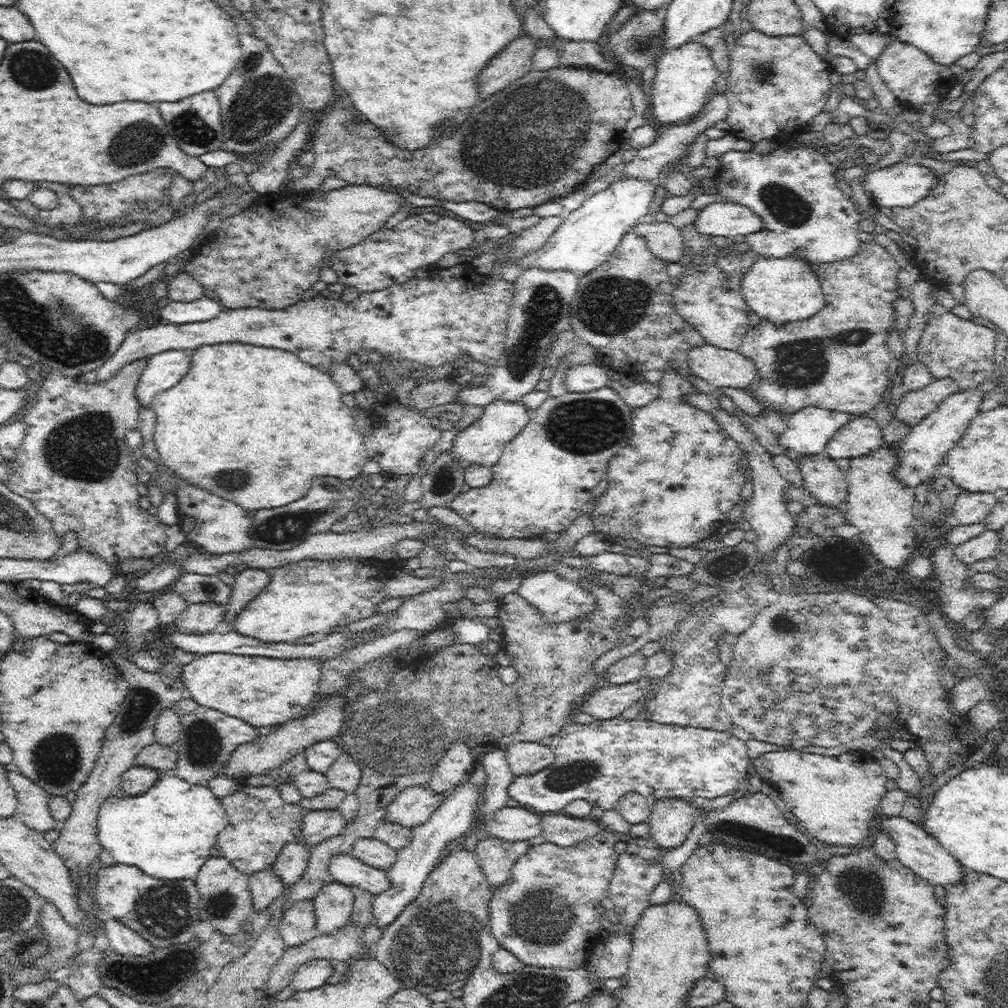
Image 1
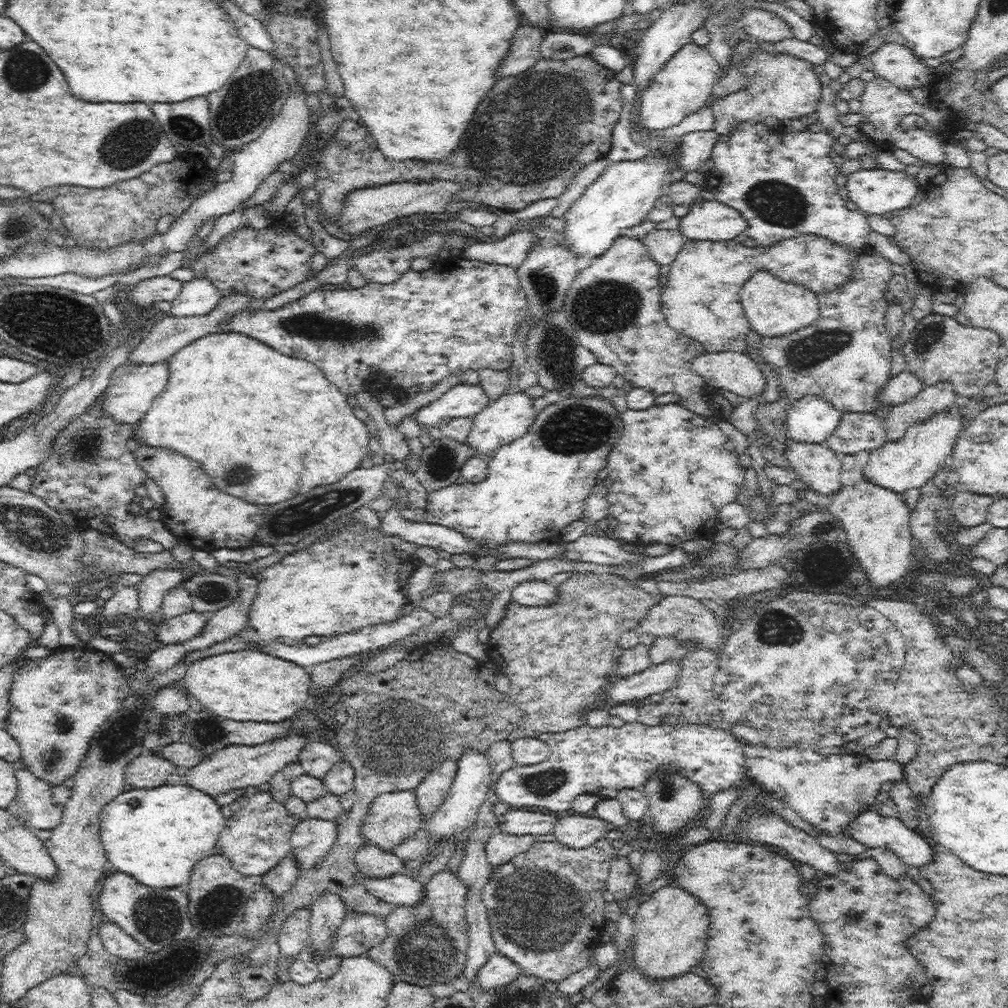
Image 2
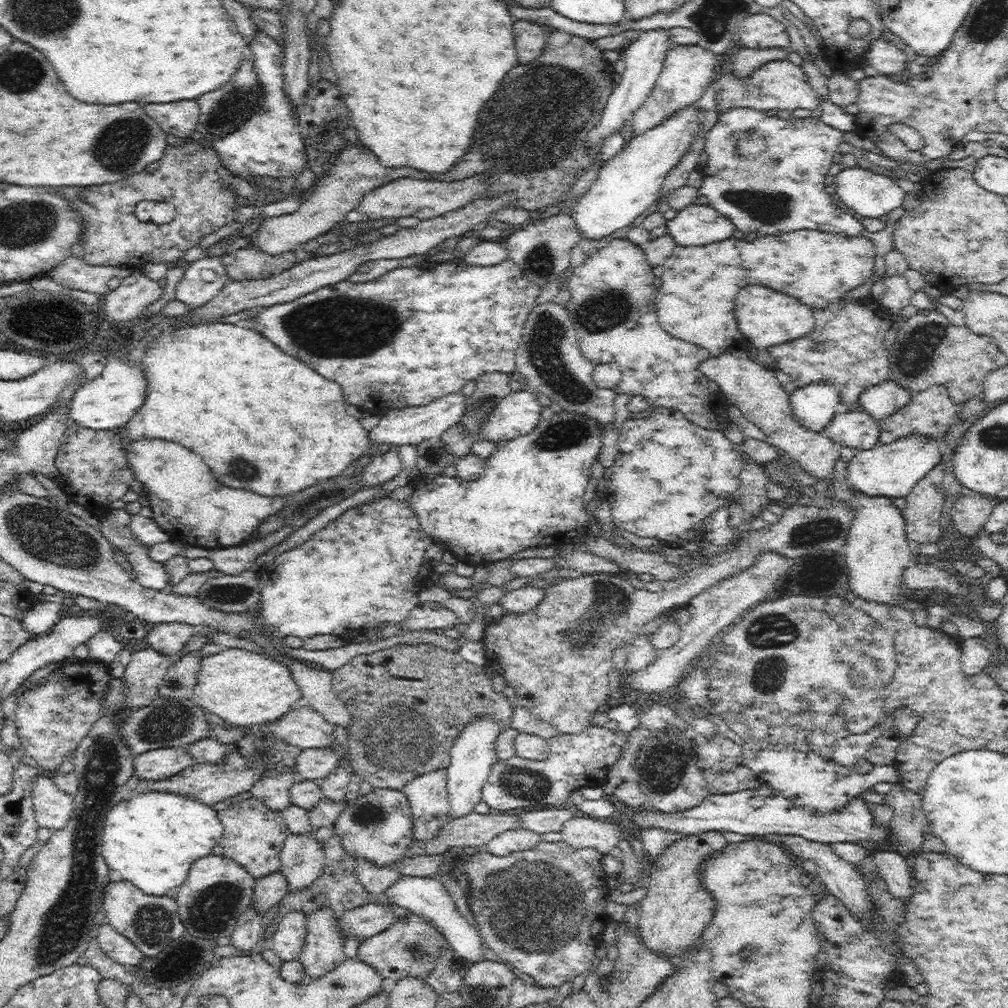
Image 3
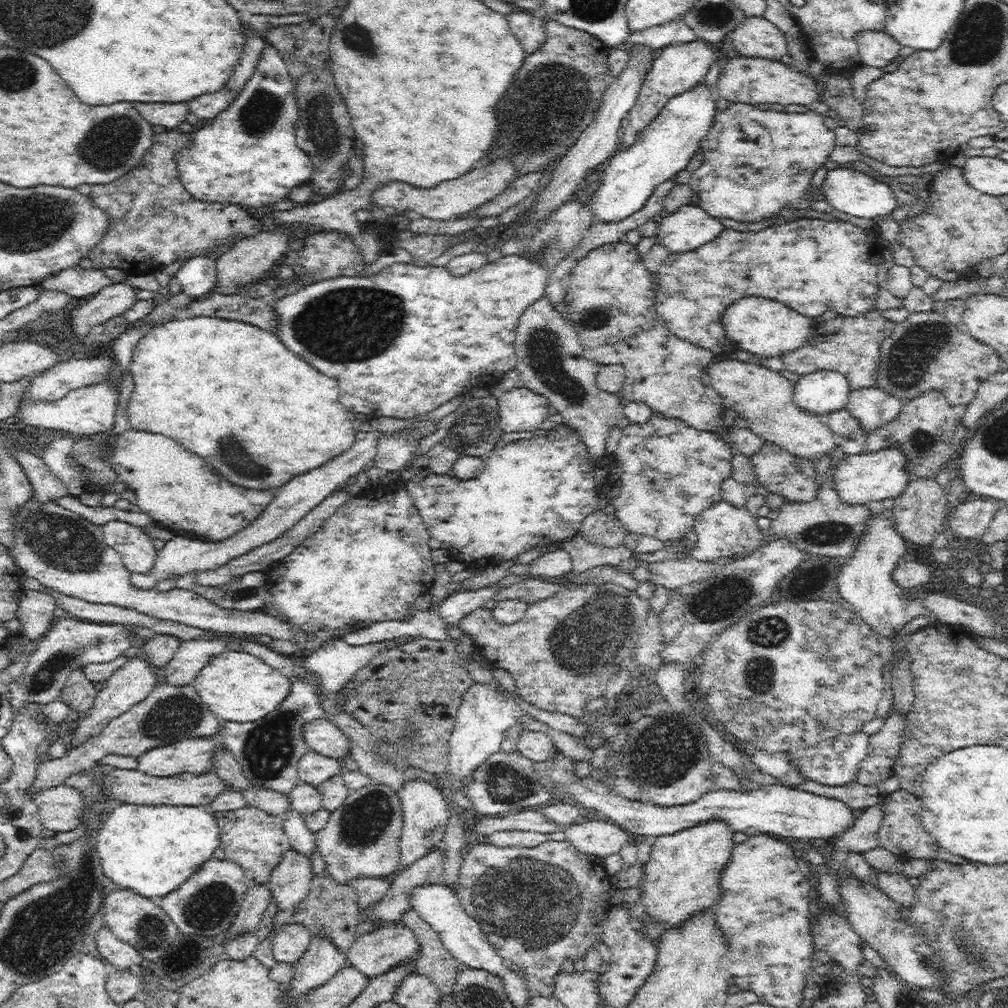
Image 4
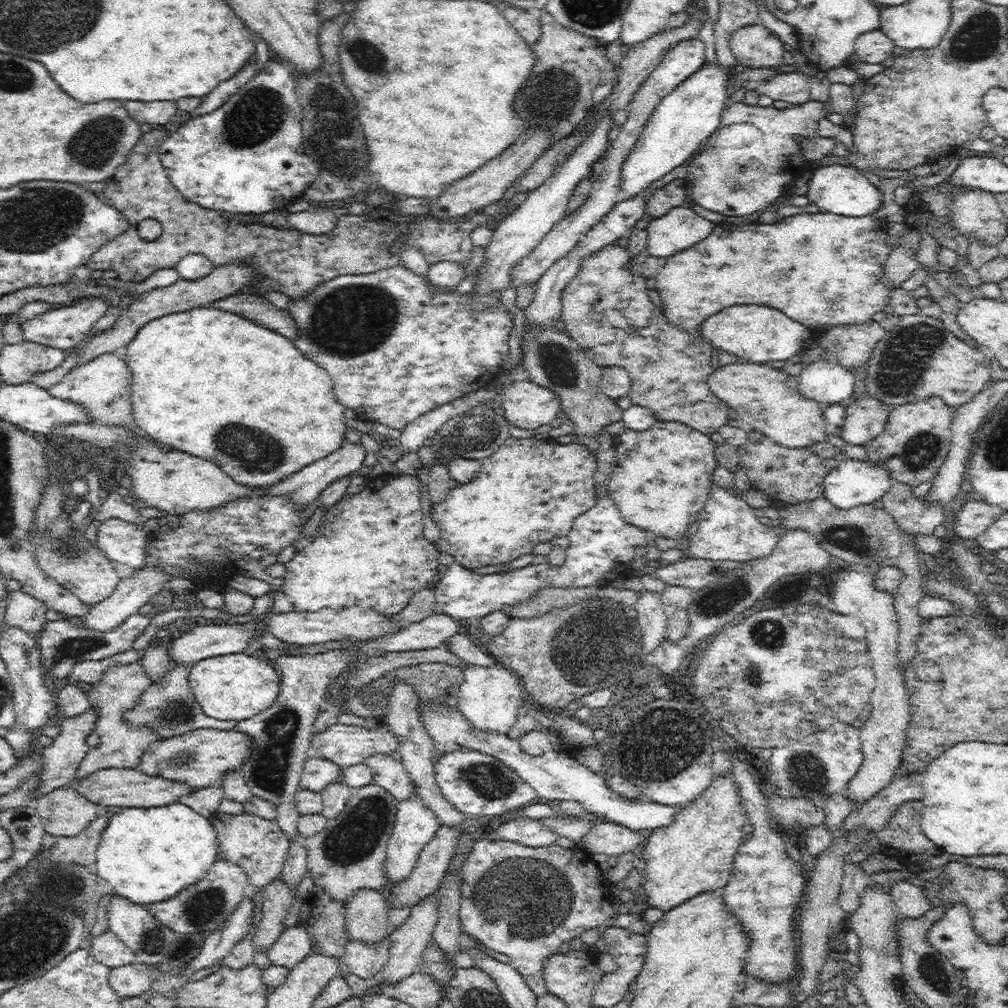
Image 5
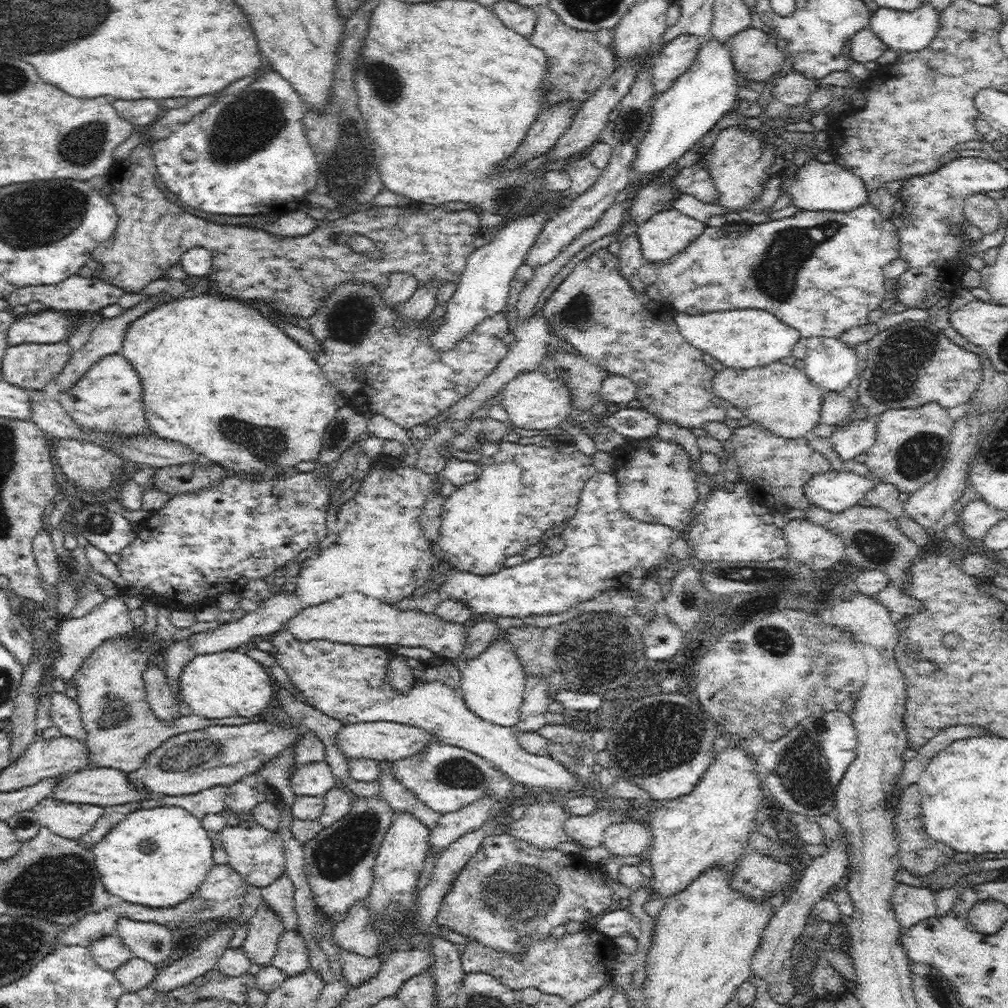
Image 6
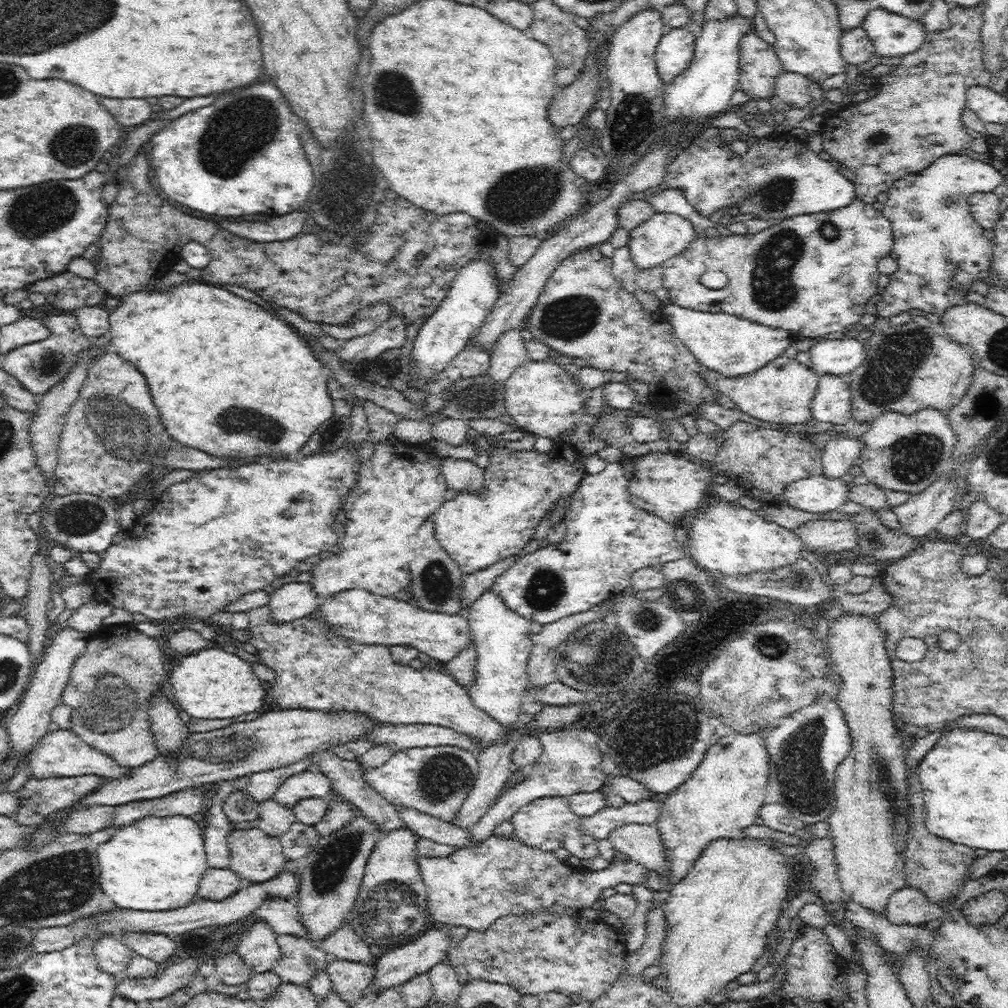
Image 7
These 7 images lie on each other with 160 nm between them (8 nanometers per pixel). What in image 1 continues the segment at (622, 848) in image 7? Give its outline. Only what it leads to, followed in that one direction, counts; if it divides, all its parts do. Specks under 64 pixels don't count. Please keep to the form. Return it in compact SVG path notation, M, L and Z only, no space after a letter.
M563 812L540 814L541 836L561 847L571 847L577 842L594 838L604 828L599 820L578 818Z

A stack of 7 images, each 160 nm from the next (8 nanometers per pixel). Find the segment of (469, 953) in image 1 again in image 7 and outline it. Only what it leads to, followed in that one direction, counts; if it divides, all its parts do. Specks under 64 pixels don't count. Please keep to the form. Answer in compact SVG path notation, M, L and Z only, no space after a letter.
M330 958L324 969L332 981L332 990L350 1003L358 1000L365 993L366 988L373 984L375 977L373 963L362 964Z

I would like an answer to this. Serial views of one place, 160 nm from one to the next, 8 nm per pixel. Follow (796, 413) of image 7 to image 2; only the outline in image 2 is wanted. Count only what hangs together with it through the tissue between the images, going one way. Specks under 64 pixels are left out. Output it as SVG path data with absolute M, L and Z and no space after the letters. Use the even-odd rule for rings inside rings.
M725 351L720 353L702 353L692 359L691 367L707 381L711 388L726 389L745 399L760 394L765 387L766 378L756 362L748 353L734 353ZM788 438L783 451L797 478L821 494L833 495L840 490L842 471L840 455L826 444L798 442Z

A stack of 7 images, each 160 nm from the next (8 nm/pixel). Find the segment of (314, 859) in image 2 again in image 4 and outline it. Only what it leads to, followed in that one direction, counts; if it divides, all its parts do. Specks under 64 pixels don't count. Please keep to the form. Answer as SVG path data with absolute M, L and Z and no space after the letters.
M290 848L272 870L265 884L272 891L278 911L293 909L308 896L312 882L312 868L306 855Z

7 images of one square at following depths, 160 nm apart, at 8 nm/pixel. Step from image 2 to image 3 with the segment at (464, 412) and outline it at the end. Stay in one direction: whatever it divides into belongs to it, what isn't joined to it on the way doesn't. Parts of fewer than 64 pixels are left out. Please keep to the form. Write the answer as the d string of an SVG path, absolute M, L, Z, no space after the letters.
M460 392L450 393L437 398L426 406L411 406L404 408L391 408L380 414L378 425L370 430L368 438L371 444L377 442L383 445L402 446L405 444L419 445L422 441L441 438L441 434L451 426L458 423L464 415L467 396Z

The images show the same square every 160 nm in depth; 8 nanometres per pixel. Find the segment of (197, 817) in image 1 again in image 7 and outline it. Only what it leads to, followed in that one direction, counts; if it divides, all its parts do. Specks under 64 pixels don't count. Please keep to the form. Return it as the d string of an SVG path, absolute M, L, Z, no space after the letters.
M176 814L159 818L148 816L133 824L120 827L110 840L97 850L100 886L116 906L135 911L174 910L196 900L199 884L209 869L205 853L203 828L192 818Z

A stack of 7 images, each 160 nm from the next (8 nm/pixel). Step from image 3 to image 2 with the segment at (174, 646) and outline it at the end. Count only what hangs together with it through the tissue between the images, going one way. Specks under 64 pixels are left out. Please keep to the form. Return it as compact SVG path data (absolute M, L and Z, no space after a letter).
M189 611L169 620L159 620L155 623L155 634L161 642L167 645L177 645L202 632L209 615Z

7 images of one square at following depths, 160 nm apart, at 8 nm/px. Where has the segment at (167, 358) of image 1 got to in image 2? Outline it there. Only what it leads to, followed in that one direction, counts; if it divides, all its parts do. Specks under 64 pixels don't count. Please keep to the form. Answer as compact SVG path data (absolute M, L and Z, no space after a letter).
M126 360L112 372L112 378L106 386L104 393L98 398L98 405L102 413L106 413L114 421L136 425L148 412L152 401L161 393L168 382L168 363L166 361L156 364L129 364Z

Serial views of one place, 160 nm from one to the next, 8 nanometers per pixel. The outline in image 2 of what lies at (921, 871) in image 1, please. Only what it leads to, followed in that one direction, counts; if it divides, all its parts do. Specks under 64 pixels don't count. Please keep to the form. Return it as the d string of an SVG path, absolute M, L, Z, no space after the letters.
M871 808L856 814L855 818L846 824L845 836L854 838L856 841L866 845L867 848L884 847L891 850L904 866L916 866L922 868L934 858L935 844L918 830L907 828L899 817L883 816L877 808Z

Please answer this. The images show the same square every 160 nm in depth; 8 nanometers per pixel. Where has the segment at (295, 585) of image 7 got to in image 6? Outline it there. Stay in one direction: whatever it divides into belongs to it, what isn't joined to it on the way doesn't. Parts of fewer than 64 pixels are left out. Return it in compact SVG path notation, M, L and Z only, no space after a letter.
M288 587L283 589L279 596L272 595L271 598L262 601L262 604L254 612L247 612L246 616L240 618L240 620L224 623L208 632L194 634L190 636L189 642L191 642L196 654L214 654L214 652L224 652L224 650L232 651L238 646L250 644L252 640L257 640L260 636L280 631L284 623L290 618L294 618L304 607L296 591L292 587Z

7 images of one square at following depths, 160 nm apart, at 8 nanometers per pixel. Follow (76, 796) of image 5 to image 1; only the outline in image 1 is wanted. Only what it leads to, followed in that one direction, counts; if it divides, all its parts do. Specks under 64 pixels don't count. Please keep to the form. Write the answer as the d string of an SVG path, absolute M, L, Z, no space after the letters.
M19 770L8 772L7 777L19 802L13 814L14 819L38 832L54 829L57 823L49 811L49 794Z

